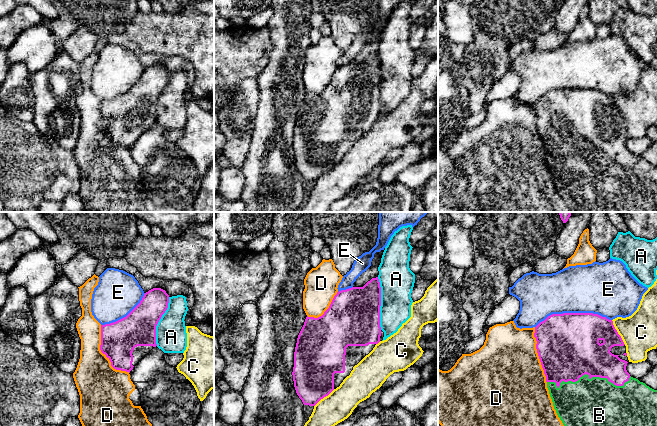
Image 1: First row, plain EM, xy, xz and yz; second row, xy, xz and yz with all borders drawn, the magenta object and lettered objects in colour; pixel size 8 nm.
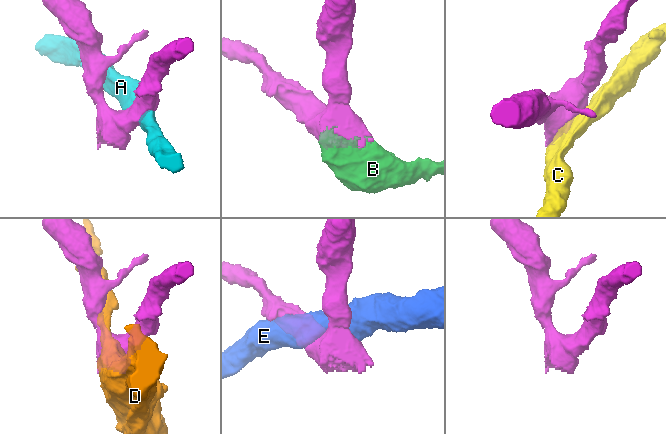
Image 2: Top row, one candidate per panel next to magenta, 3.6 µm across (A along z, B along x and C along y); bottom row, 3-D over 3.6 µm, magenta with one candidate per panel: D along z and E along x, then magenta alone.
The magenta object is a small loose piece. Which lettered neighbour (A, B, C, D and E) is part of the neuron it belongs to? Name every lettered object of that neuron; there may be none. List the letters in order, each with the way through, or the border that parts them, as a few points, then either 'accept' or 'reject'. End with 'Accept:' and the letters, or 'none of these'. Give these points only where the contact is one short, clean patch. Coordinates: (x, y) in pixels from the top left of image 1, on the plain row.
A: reject
B: accept
C: reject
D: reject
E: reject
Accept: B

